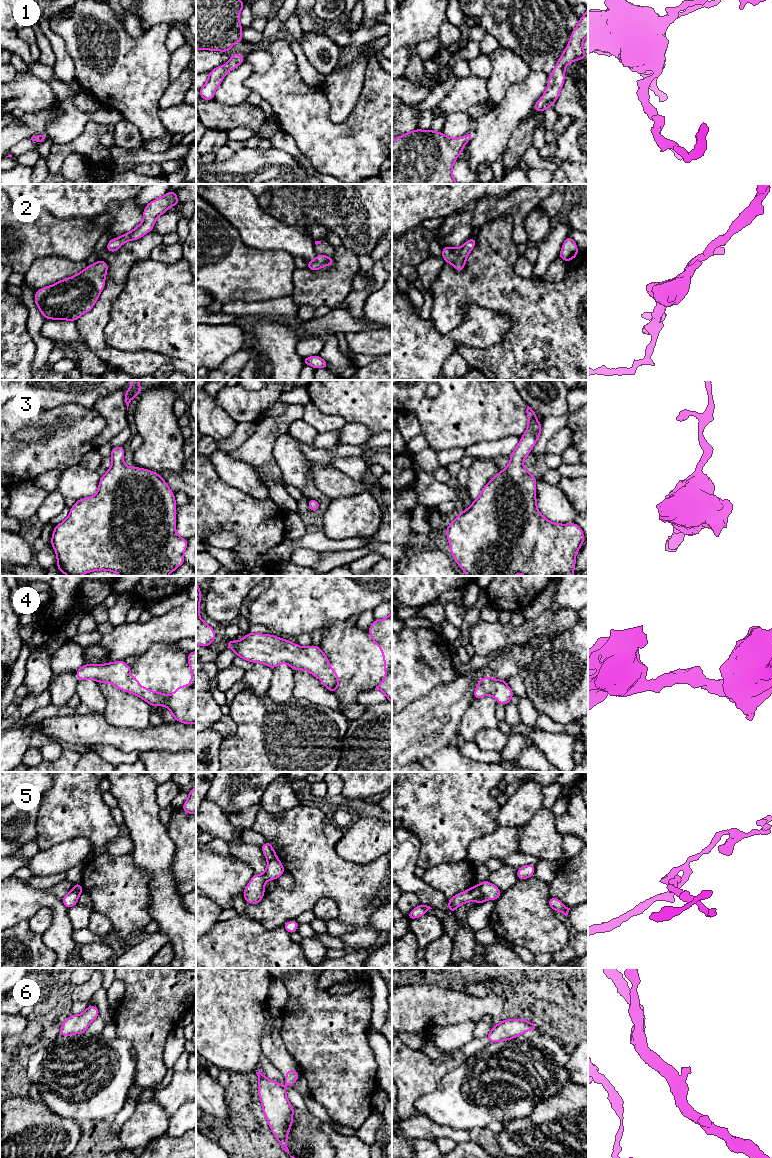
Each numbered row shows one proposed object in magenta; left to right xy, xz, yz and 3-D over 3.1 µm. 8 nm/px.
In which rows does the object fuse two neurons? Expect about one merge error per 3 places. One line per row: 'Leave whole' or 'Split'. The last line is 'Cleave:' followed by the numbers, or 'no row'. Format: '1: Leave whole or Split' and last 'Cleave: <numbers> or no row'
1: Leave whole
2: Leave whole
3: Leave whole
4: Leave whole
5: Split
6: Leave whole
Cleave: 5

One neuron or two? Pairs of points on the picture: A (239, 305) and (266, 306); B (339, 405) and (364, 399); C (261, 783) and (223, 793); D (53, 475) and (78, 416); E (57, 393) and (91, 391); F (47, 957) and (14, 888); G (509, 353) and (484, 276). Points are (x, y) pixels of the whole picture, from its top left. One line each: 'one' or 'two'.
A: one
B: one
C: one
D: two
E: one
F: two
G: one

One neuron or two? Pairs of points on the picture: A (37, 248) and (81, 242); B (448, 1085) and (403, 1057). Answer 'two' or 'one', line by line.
A: one
B: two

